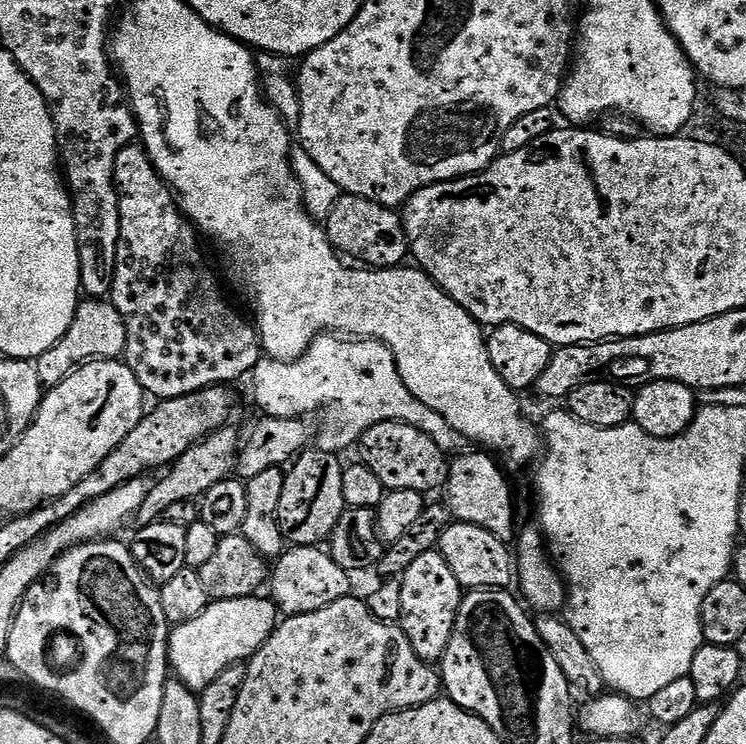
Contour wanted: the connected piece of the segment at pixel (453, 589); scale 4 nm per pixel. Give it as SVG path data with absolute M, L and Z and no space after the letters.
M439 550L422 554L399 577L402 586L401 610L398 627L410 638L410 646L414 646L414 654L429 662L439 661L446 646L450 642L450 634L454 630L454 622L458 614L462 589L458 578L446 566L446 558L442 558Z

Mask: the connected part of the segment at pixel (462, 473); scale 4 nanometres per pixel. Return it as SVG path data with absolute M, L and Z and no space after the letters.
M461 451L461 456L453 464L451 461L447 465L442 485L443 503L452 513L453 521L482 526L482 530L490 530L490 534L500 540L511 541L518 532L518 527L512 521L516 516L516 508L512 505L512 488L508 485L503 470L495 464L497 461L487 451L472 451L476 452Z

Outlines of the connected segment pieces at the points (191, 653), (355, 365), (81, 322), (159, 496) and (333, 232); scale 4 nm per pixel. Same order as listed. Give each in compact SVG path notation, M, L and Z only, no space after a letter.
M263 595L246 598L230 598L214 600L209 603L198 618L190 618L190 622L177 624L168 633L168 662L175 679L199 694L226 666L251 660L267 640L278 623L278 609L271 599Z
M321 334L297 360L262 358L252 368L251 380L256 404L265 416L294 420L332 404L336 420L330 421L328 432L320 436L318 448L322 452L343 453L343 448L351 444L353 447L370 426L378 426L378 422L387 420L406 422L422 430L422 434L427 434L434 446L446 454L451 453L451 448L459 449L459 444L462 444L462 438L452 429L450 422L442 418L442 414L434 414L430 406L418 402L418 398L406 390L402 374L398 374L398 366L394 362L394 354L381 340Z
M84 298L76 306L76 313L70 322L70 326L66 330L66 334L62 334L62 338L58 338L58 342L54 342L54 346L50 346L50 350L46 350L46 354L36 357L34 363L36 373L40 379L41 389L47 390L58 386L69 374L82 364L88 364L92 360L119 360L126 350L126 322L122 322L122 314L118 314L118 310L108 298Z
M225 426L219 428L217 432L211 432L199 444L195 444L193 448L186 450L186 454L179 456L176 463L161 475L165 476L156 485L153 483L149 487L146 498L134 517L135 527L145 528L157 523L171 505L176 502L196 500L203 496L206 490L210 490L210 486L229 479L237 467L241 443L241 433L236 433L232 426Z
M341 195L326 218L326 231L329 242L341 257L353 256L356 259L353 261L370 268L394 268L403 265L410 256L401 213L366 198Z

